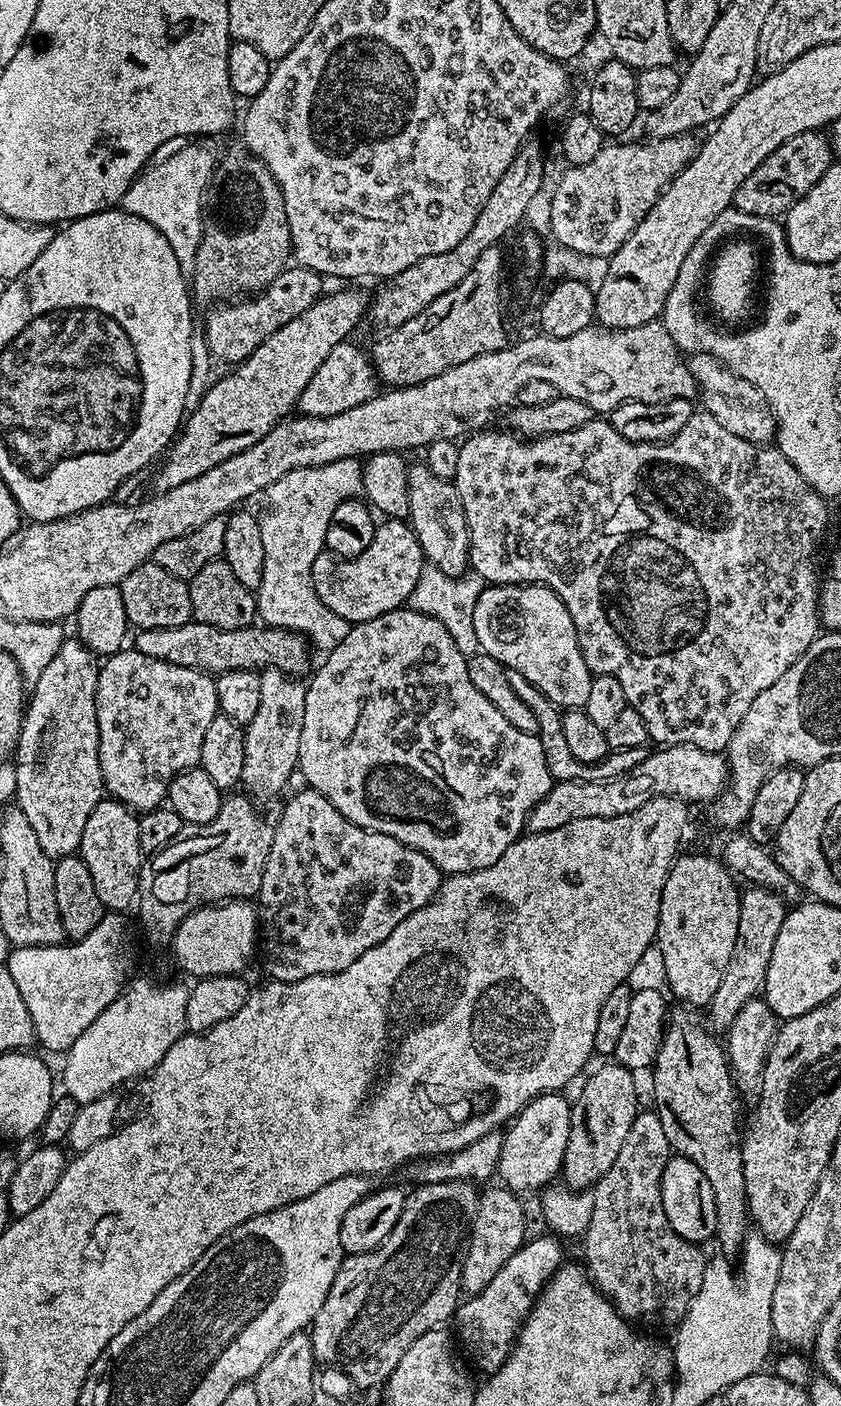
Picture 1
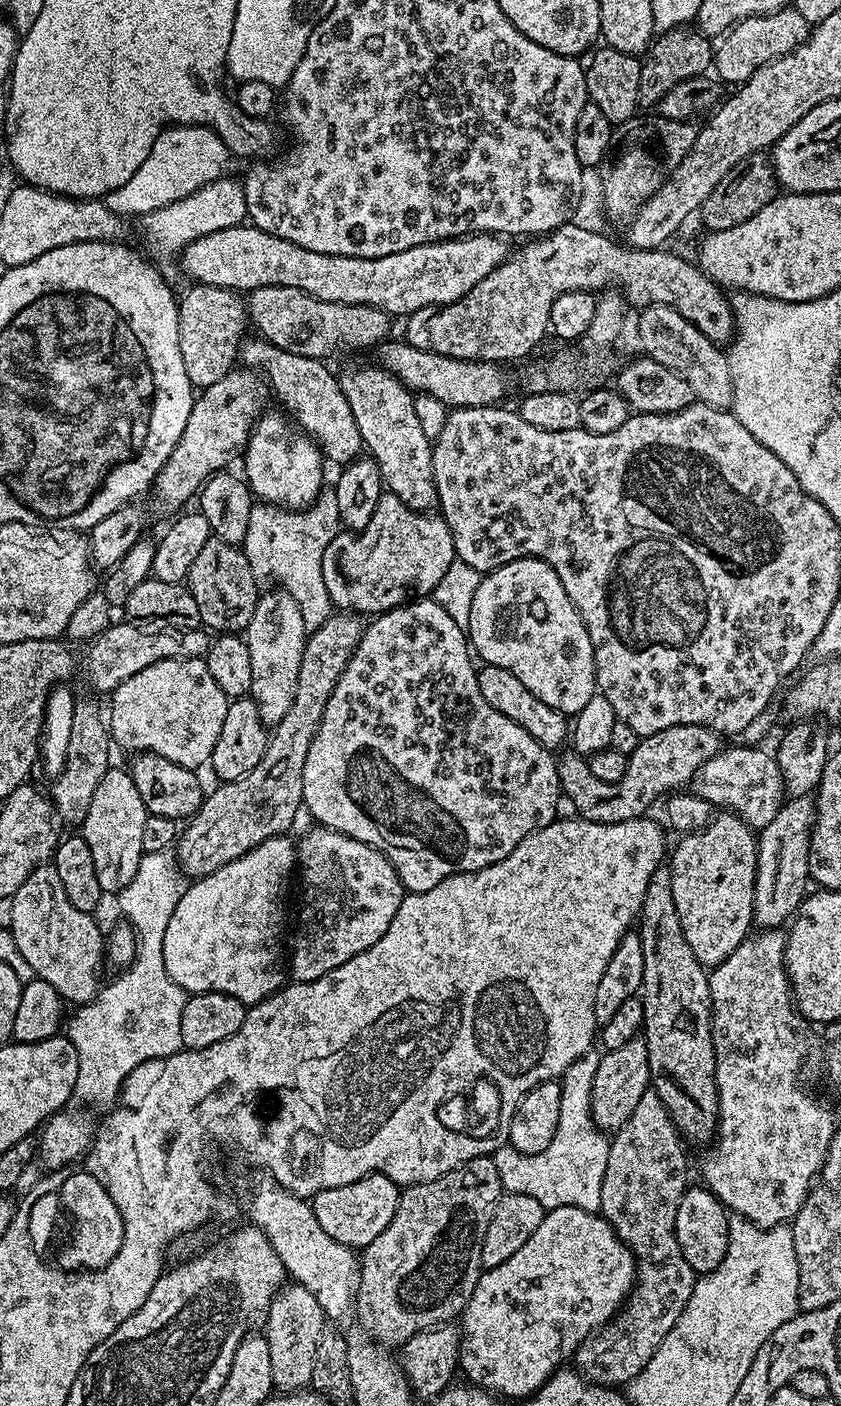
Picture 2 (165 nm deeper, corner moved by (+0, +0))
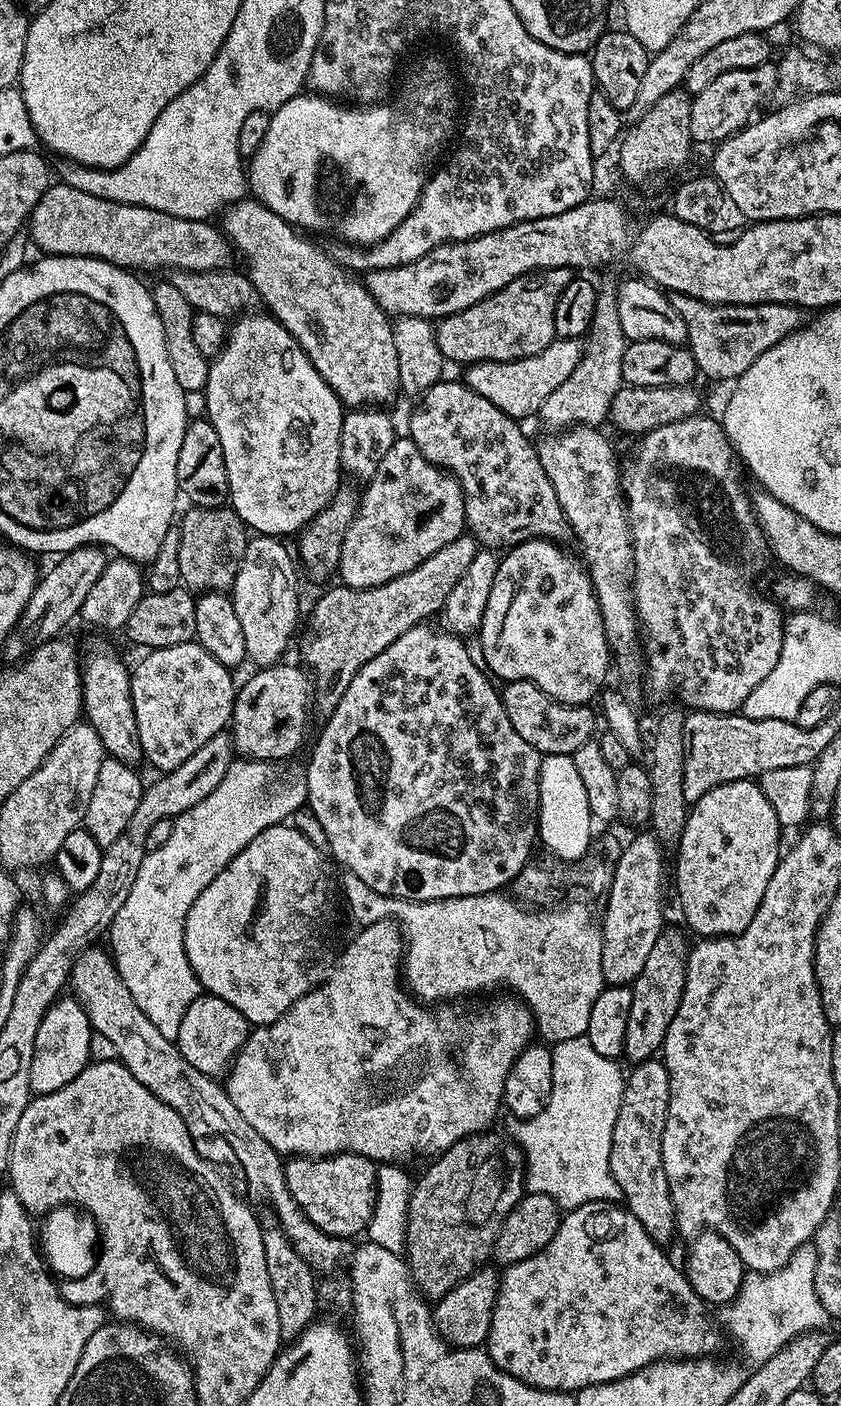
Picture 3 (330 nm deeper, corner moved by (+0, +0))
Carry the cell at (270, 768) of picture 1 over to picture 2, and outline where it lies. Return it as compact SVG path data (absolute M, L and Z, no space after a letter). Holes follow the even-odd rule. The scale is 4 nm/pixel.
M283 590L265 591L254 606L254 618L250 618L246 629L246 639L250 650L251 681L250 693L252 701L258 706L258 714L265 726L274 726L282 722L286 710L290 710L290 702L294 702L294 690L298 690L298 666L302 666L302 650L306 639L306 629L302 622L302 610L298 610L298 602L290 598Z

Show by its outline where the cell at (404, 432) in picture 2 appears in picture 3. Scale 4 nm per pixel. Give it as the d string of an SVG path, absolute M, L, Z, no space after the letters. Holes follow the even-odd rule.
M245 198L228 205L222 212L222 218L222 231L228 237L228 243L238 253L239 259L240 256L244 259L243 267L259 301L268 306L267 311L271 316L296 339L298 346L302 346L314 370L322 374L326 386L334 390L345 409L384 406L387 405L387 400L398 396L400 379L398 350L394 347L392 333L393 321L378 306L378 302L374 302L363 283L341 268L327 251L323 252L311 244L307 235L301 234L281 216L274 214L274 210L270 210L267 204L262 204L255 198Z

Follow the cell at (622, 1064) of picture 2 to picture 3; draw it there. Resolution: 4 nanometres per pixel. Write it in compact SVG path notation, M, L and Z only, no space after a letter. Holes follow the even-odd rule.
M672 926L665 927L660 933L658 942L654 942L654 950L650 950L646 966L642 966L642 974L638 974L638 978L630 985L632 1001L630 1018L626 1018L623 1059L632 1060L631 1062L651 1060L663 1049L666 1030L670 1022L674 1022L674 1014L684 993L689 951L690 940Z

